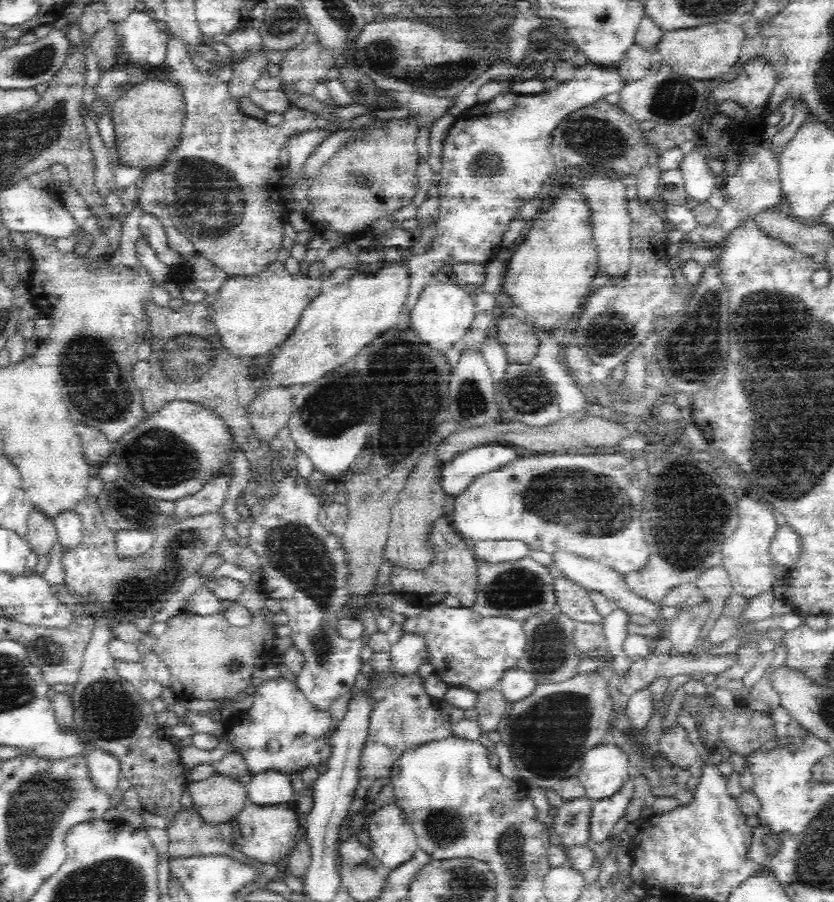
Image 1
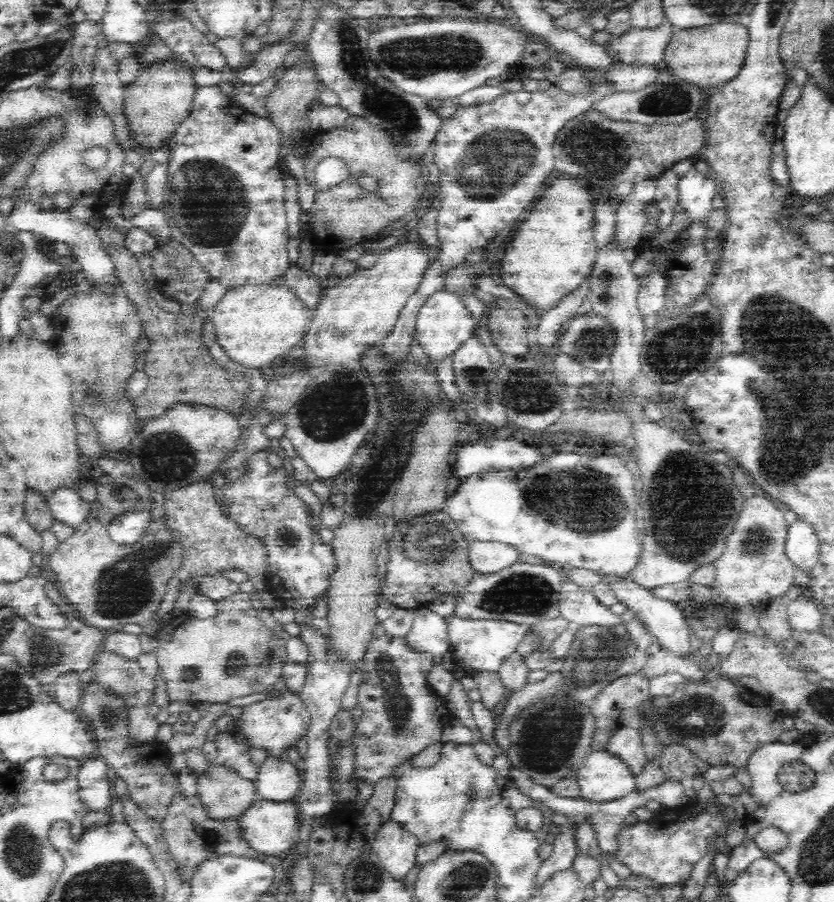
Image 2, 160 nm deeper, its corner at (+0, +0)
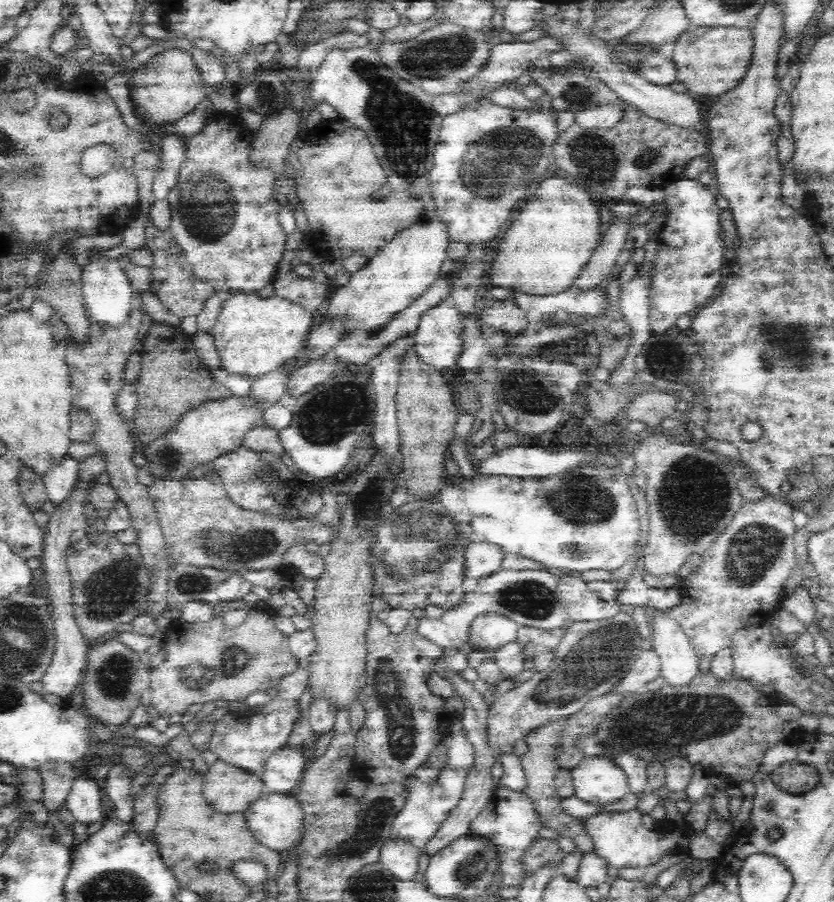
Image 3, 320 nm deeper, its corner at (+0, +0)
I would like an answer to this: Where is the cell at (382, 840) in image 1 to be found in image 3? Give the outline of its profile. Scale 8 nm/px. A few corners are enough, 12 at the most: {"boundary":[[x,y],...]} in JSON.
{"boundary":[[388,837],[382,870],[414,880],[421,853],[412,843]]}

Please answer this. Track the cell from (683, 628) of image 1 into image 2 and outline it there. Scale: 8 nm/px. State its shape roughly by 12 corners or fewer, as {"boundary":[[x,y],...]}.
{"boundary":[[662,650],[648,656],[638,673],[651,679],[676,672],[704,678],[692,659]]}

